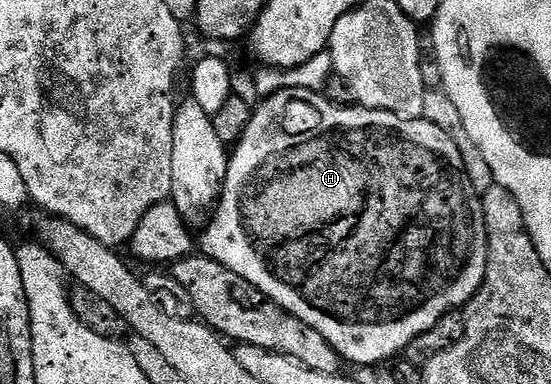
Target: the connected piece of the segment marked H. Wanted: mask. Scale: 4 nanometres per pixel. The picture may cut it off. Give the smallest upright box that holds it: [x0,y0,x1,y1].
[201,88,488,364]

